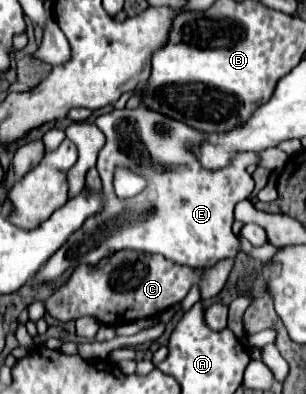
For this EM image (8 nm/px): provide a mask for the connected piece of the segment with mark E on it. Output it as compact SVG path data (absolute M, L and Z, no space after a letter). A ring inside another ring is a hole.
M123 108L101 114L95 124L107 138L97 158L103 188L113 188L113 168L117 168L117 164L129 164L131 168L137 168L137 172L145 172L145 176L149 176L149 186L133 200L109 200L109 212L87 220L85 228L75 232L69 238L69 244L49 258L49 264L45 264L31 280L33 288L57 280L73 266L73 260L77 258L73 254L79 254L81 264L97 264L103 258L129 248L161 254L167 260L193 270L205 270L225 258L235 258L239 240L231 232L233 208L253 192L253 178L245 168L258 164L257 154L241 152L229 168L223 168L221 172L201 172L193 156L185 152L185 140L201 140L205 134L185 124L177 124L177 120L165 120L165 116L157 116L157 112L145 112L145 108Z

